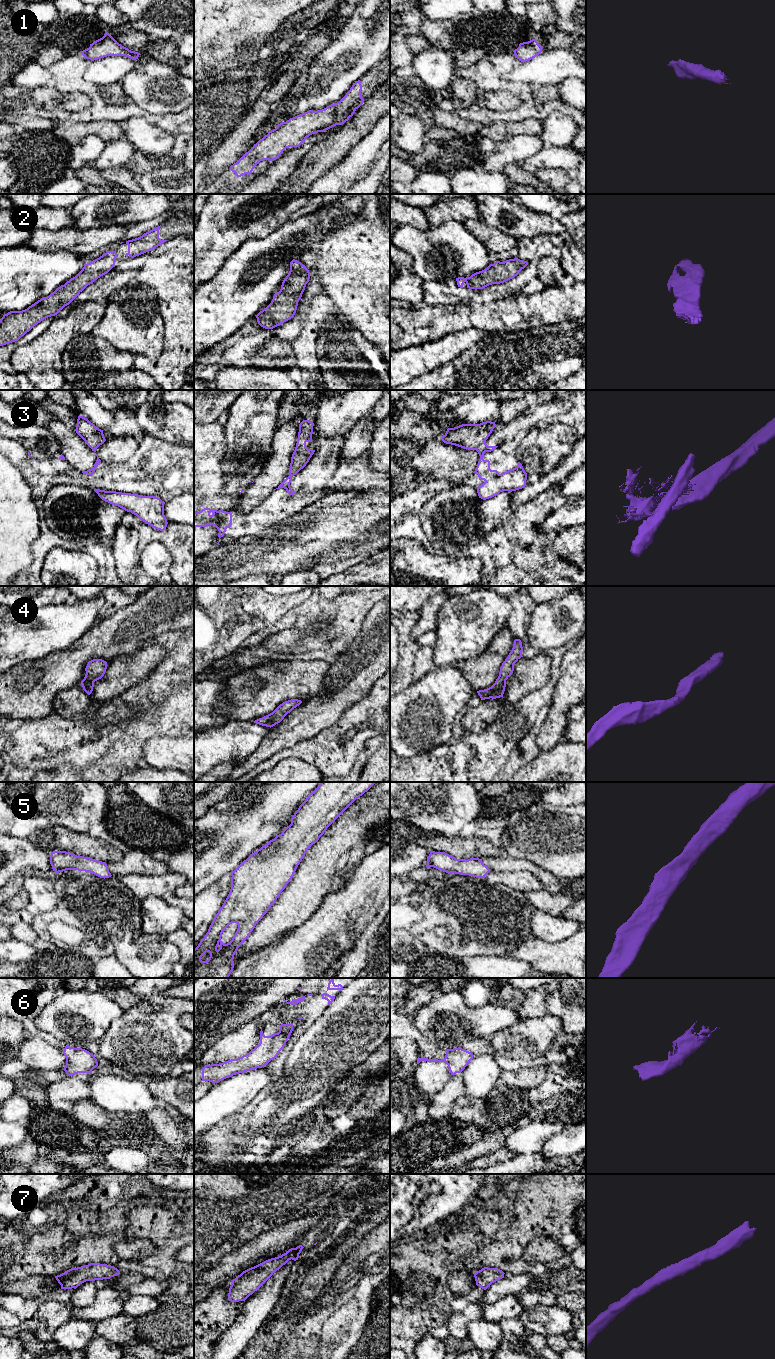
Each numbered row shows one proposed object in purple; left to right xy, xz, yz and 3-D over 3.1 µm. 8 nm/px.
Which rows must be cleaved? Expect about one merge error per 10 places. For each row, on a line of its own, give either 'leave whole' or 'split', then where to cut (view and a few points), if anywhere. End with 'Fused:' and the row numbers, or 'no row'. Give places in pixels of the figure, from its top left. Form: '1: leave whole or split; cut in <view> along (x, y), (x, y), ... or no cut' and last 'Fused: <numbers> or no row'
1: leave whole; no cut
2: leave whole; no cut
3: split; cut in yz along (484, 441), (475, 449)
4: leave whole; no cut
5: leave whole; no cut
6: leave whole; no cut
7: leave whole; no cut
Fused: 3

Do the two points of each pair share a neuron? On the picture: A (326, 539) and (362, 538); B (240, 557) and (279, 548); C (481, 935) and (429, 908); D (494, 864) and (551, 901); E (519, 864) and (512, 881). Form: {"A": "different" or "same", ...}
{"A": "same", "B": "same", "C": "same", "D": "different", "E": "different"}

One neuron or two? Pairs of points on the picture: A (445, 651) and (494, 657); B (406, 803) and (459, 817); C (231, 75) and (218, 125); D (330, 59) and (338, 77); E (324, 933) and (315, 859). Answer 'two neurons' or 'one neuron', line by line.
A: two neurons
B: one neuron
C: one neuron
D: one neuron
E: two neurons

